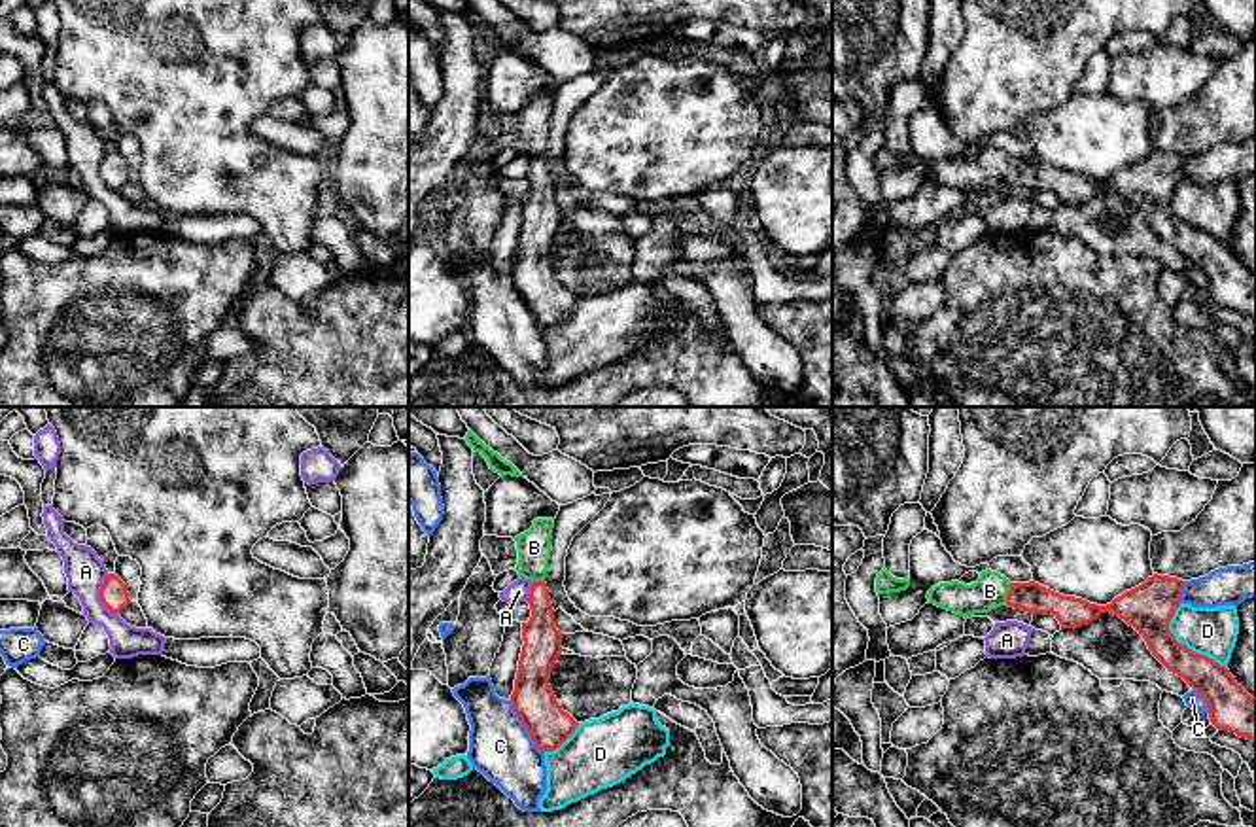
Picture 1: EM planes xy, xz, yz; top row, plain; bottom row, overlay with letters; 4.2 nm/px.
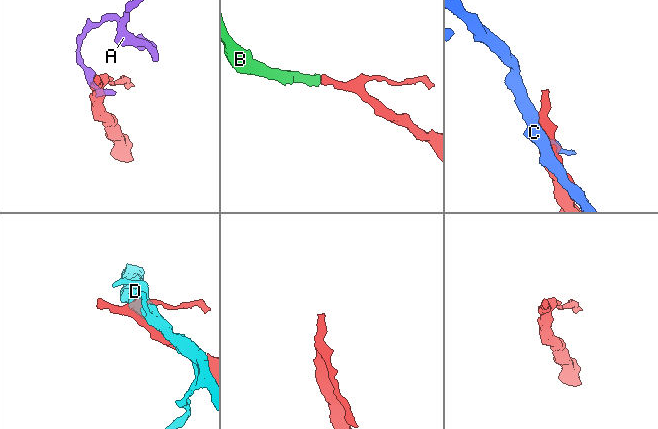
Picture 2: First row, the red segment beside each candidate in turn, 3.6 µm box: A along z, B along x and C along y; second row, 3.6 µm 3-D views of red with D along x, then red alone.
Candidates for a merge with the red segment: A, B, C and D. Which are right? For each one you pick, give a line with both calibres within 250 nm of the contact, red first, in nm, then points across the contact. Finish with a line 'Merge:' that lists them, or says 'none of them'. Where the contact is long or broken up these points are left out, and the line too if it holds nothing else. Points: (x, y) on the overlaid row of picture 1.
B: 130 nm thick on the red side, 150 nm on the other
Merge: B

